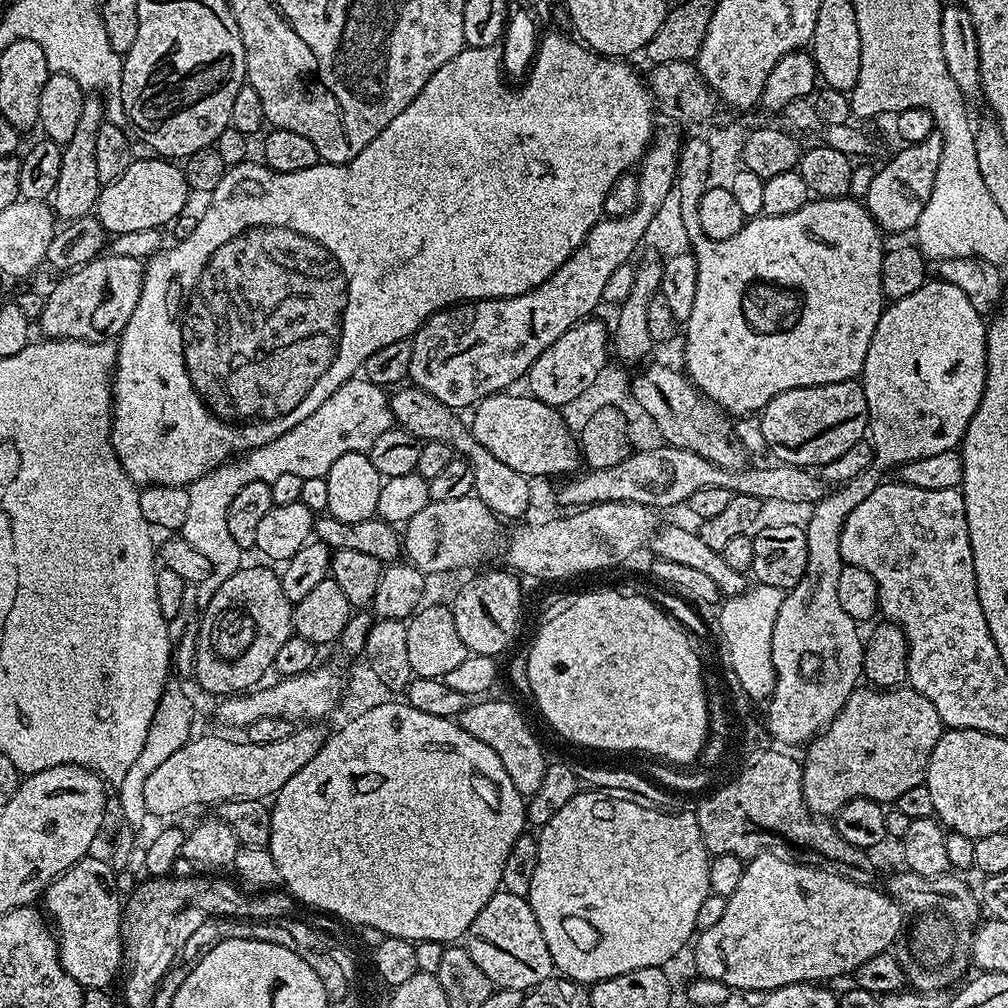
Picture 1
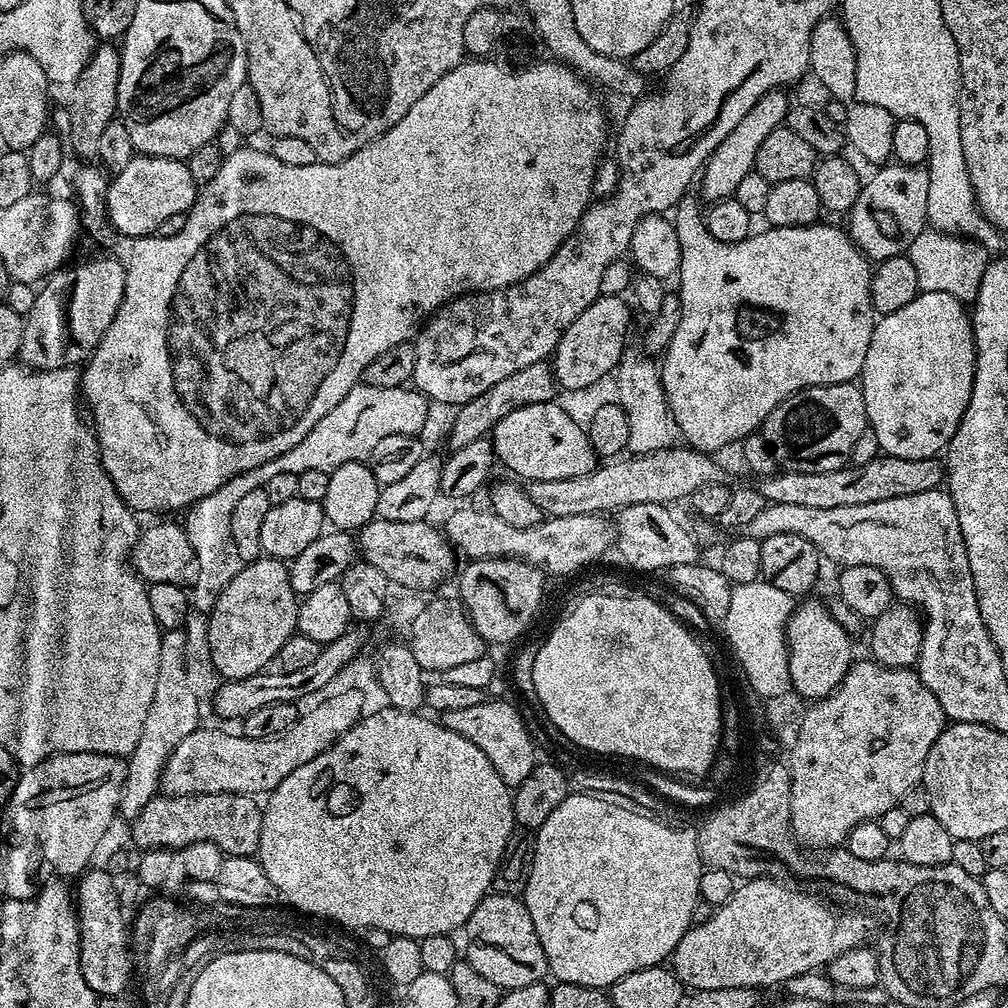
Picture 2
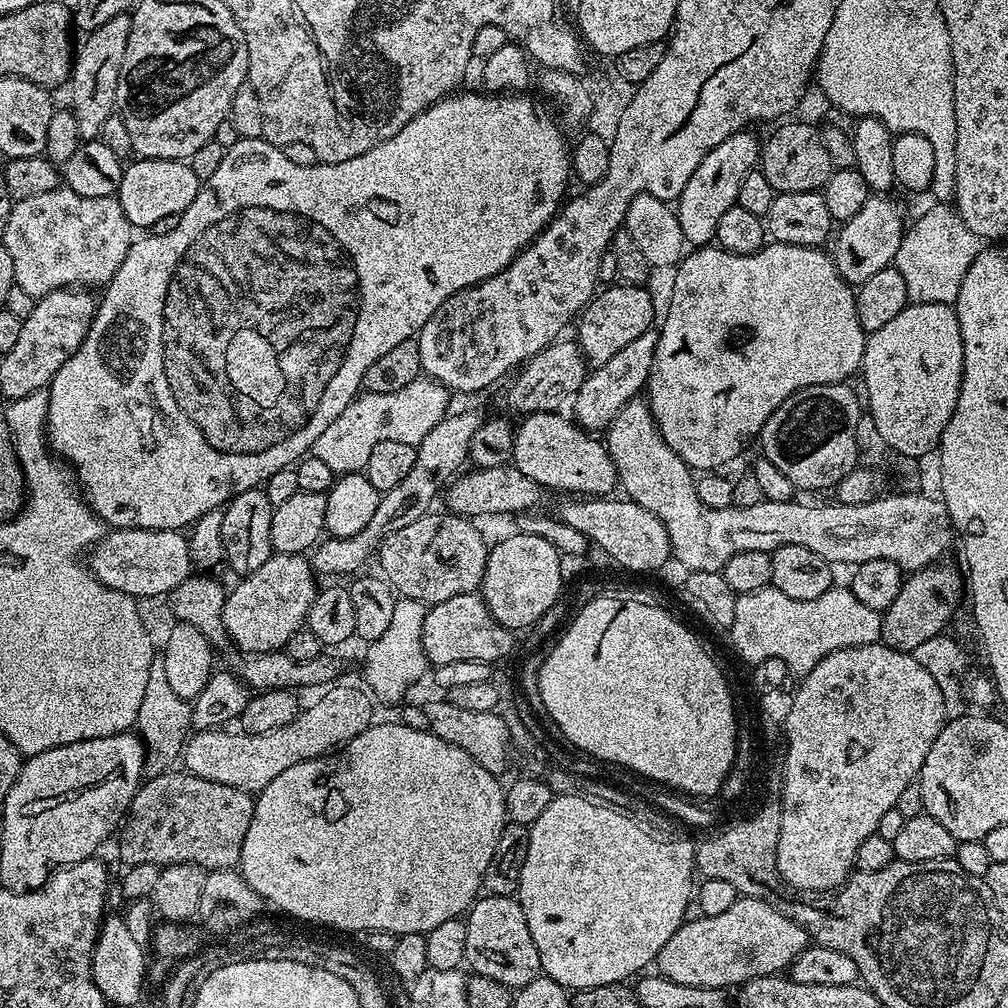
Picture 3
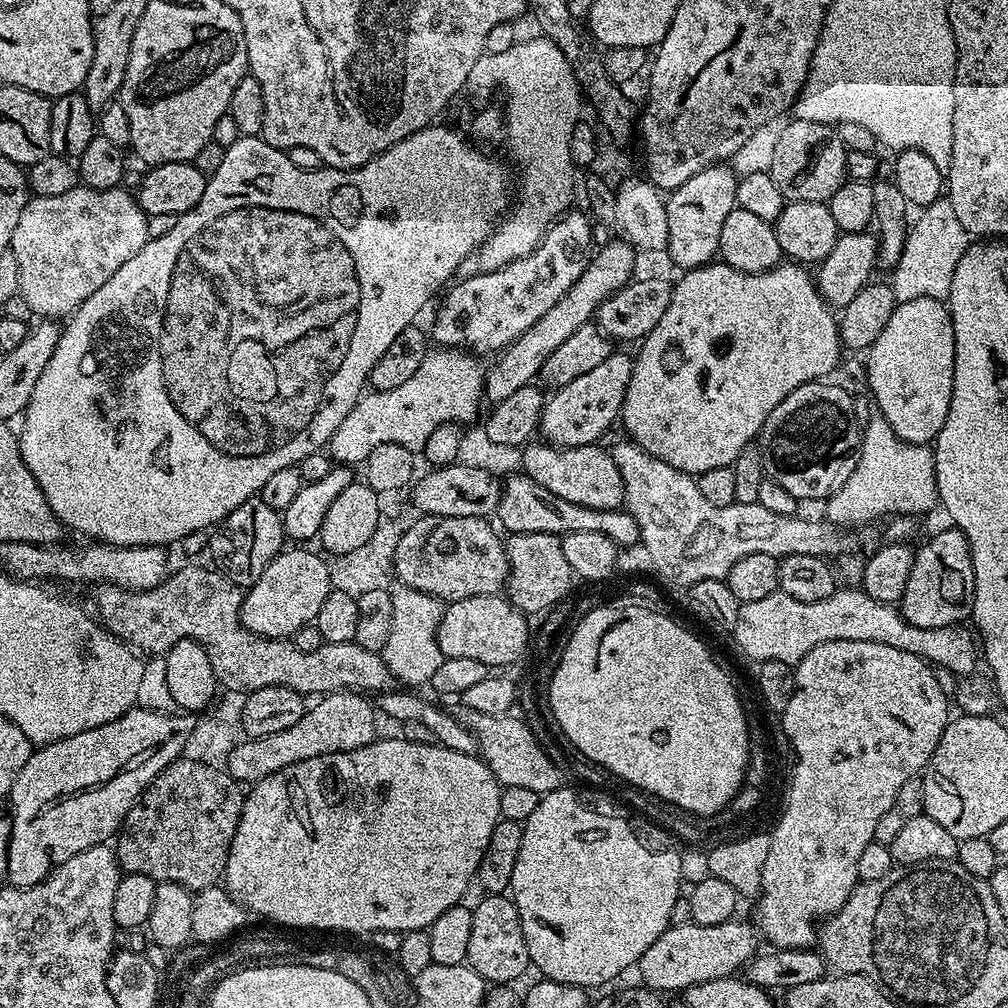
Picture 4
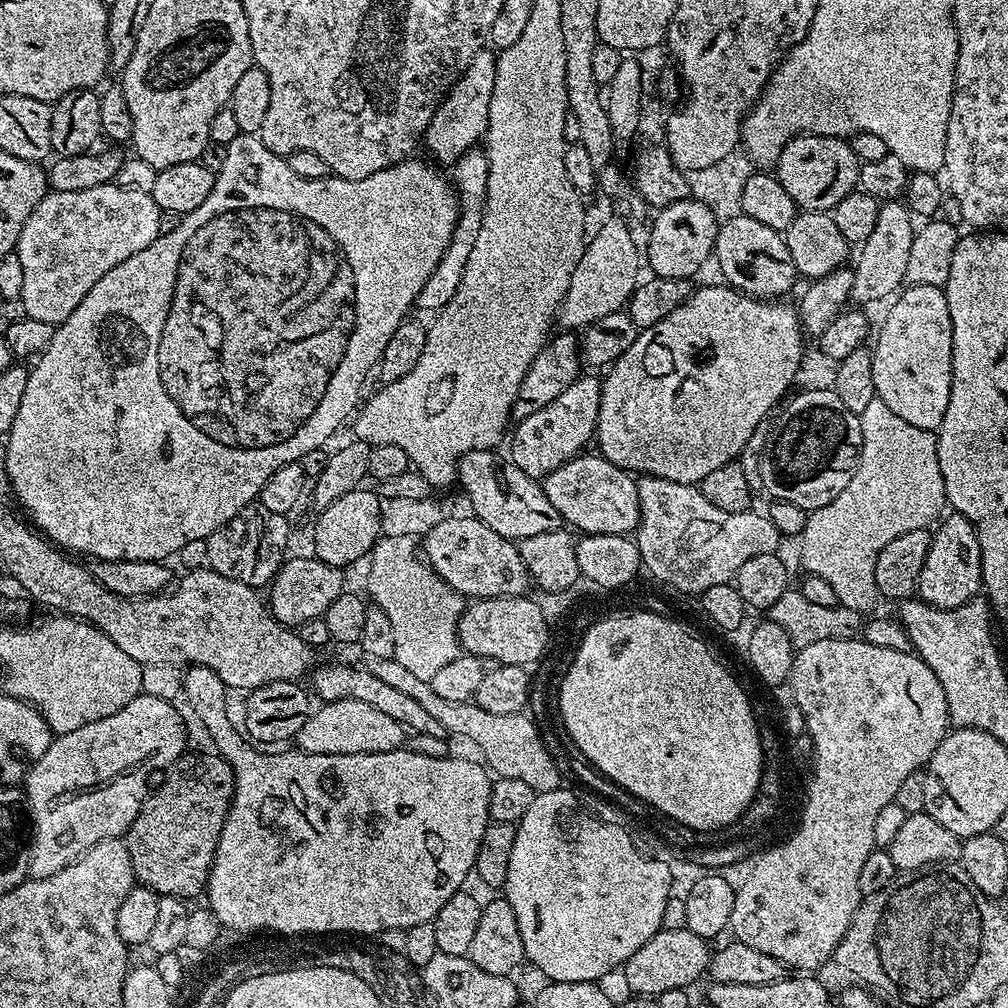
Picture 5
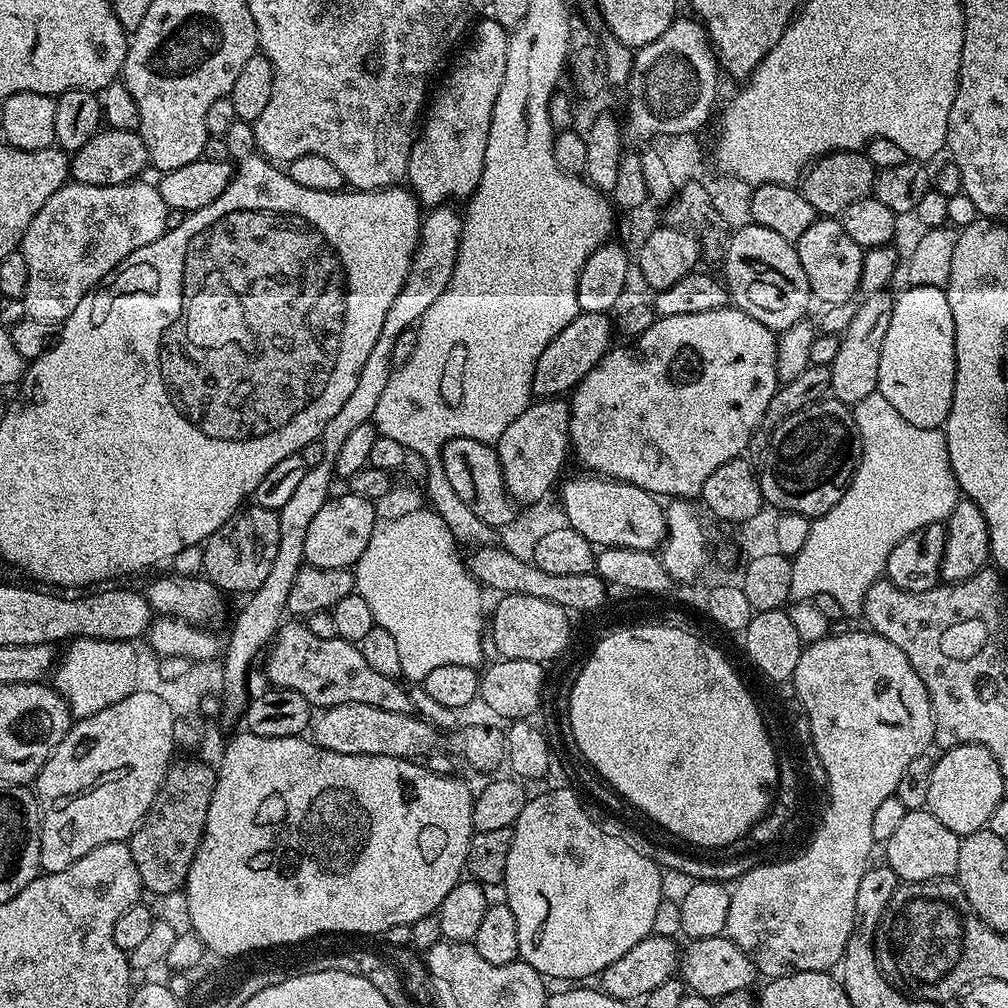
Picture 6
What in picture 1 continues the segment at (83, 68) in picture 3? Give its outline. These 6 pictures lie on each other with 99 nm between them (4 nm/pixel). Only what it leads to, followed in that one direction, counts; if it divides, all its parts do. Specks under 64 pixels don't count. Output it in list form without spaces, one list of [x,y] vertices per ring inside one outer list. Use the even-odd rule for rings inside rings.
[[[96,94],[85,95],[81,102],[81,114],[78,115],[78,126],[75,127],[70,141],[60,149],[62,170],[58,178],[58,186],[54,186],[50,197],[50,207],[61,221],[71,222],[80,219],[95,209],[96,199],[100,196],[102,187],[98,178],[96,139],[98,139],[98,130],[105,123],[104,100]]]

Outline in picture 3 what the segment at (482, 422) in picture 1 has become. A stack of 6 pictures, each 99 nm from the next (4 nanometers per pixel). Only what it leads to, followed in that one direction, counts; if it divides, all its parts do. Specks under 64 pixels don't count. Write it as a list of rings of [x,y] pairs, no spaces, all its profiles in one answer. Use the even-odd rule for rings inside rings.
[[[559,411],[554,412],[536,412],[532,415],[525,415],[520,421],[521,424],[515,425],[516,437],[512,447],[511,463],[515,464],[526,478],[534,478],[540,487],[545,490],[557,488],[560,494],[579,494],[584,498],[604,498],[609,495],[608,492],[613,487],[617,487],[616,467],[610,458],[607,447],[603,443],[596,441],[595,435],[589,434],[579,424],[568,420]]]

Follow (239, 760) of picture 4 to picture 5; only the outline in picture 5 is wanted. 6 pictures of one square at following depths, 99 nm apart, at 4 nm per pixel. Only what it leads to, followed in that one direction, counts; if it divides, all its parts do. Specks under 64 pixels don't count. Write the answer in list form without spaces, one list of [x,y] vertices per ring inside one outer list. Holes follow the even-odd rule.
[[[346,698],[321,703],[312,716],[306,718],[306,726],[298,730],[294,744],[306,754],[378,754],[401,747],[405,740],[406,729],[394,722],[394,718],[367,702]]]

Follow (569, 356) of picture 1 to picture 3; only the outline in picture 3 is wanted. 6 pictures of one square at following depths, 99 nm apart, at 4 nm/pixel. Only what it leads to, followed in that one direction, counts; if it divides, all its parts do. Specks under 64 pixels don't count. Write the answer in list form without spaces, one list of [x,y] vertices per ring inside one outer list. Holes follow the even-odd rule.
[[[616,282],[611,286],[601,287],[584,307],[575,325],[577,328],[574,336],[589,365],[610,362],[610,358],[614,358],[618,350],[653,327],[654,300],[648,290],[643,285]]]

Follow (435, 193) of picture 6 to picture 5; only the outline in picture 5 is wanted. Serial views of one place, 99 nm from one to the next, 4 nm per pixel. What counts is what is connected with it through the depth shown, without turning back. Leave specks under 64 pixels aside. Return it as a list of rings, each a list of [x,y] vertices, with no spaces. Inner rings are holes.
[[[481,50],[452,84],[447,96],[438,106],[434,118],[430,118],[428,128],[422,137],[423,147],[428,147],[431,159],[440,166],[451,166],[466,151],[485,139],[488,130],[488,107],[494,92],[496,56],[491,51]]]

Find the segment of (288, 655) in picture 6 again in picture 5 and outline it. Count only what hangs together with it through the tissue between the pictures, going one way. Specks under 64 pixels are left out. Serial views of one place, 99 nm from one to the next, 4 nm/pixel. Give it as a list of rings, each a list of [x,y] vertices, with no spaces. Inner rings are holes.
[[[324,664],[321,668],[319,666],[313,667],[310,672],[311,676],[311,691],[317,697],[320,695],[321,701],[354,698],[358,702],[367,702],[368,705],[382,710],[382,714],[394,718],[394,722],[398,722],[409,733],[445,739],[446,733],[442,725],[415,698],[410,698],[405,692],[391,688],[387,682],[382,682],[382,678],[378,678],[374,673],[369,672],[367,667],[355,668],[352,664]]]

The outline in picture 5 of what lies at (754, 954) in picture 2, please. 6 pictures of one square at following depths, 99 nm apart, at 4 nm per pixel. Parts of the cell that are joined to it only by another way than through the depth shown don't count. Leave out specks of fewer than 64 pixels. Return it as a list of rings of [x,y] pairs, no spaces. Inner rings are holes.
[[[690,929],[661,930],[631,956],[622,966],[629,993],[649,998],[659,998],[666,990],[687,989],[700,975],[710,968],[709,941],[698,938]]]

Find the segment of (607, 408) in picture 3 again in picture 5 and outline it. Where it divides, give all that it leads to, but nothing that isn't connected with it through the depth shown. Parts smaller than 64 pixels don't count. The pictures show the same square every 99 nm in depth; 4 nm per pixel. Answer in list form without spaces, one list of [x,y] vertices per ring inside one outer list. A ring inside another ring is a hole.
[[[581,374],[568,389],[558,394],[558,398],[554,398],[554,402],[542,406],[542,410],[534,410],[530,418],[519,420],[515,425],[516,429],[513,427],[510,432],[512,464],[528,476],[543,478],[558,470],[558,466],[581,455],[587,449],[584,447],[591,445],[596,435],[596,423],[602,402],[601,385],[599,375],[596,377]]]

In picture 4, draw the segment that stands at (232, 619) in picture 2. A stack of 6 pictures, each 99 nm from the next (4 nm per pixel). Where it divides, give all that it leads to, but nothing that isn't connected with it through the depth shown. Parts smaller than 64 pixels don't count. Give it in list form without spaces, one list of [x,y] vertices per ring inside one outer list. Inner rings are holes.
[[[285,547],[273,558],[270,566],[262,570],[262,578],[258,578],[258,582],[254,582],[252,587],[244,592],[244,601],[240,603],[240,620],[256,636],[264,636],[268,640],[291,638],[295,632],[302,630],[302,626],[315,621],[318,610],[322,610],[322,602],[326,602],[326,598],[334,591],[329,561],[319,551],[311,552],[308,548],[311,547]]]

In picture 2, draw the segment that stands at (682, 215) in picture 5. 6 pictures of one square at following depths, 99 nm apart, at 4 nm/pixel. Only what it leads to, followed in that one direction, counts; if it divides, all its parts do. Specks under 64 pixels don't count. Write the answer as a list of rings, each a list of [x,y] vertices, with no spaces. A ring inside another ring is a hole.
[[[777,90],[758,98],[758,102],[754,102],[754,106],[750,106],[750,110],[746,110],[744,117],[738,121],[738,126],[734,126],[734,130],[730,130],[730,134],[722,138],[722,142],[714,149],[712,157],[704,165],[698,180],[698,188],[700,184],[708,202],[729,199],[738,190],[738,182],[742,182],[746,174],[754,171],[758,146],[762,146],[762,138],[774,134],[774,130],[787,121],[790,107],[788,94],[787,91]]]

